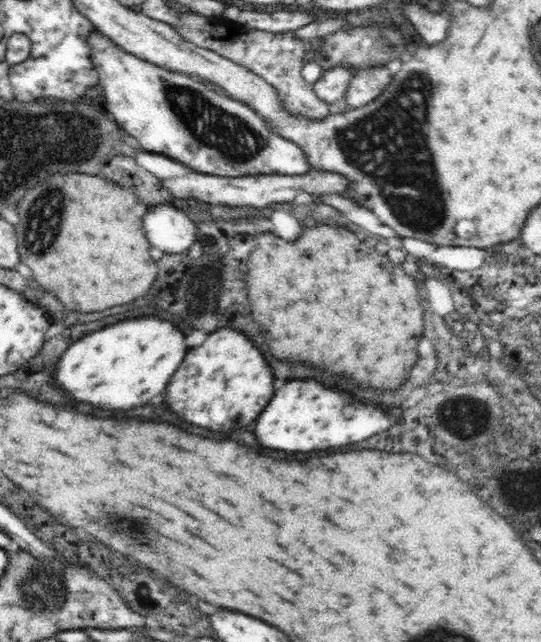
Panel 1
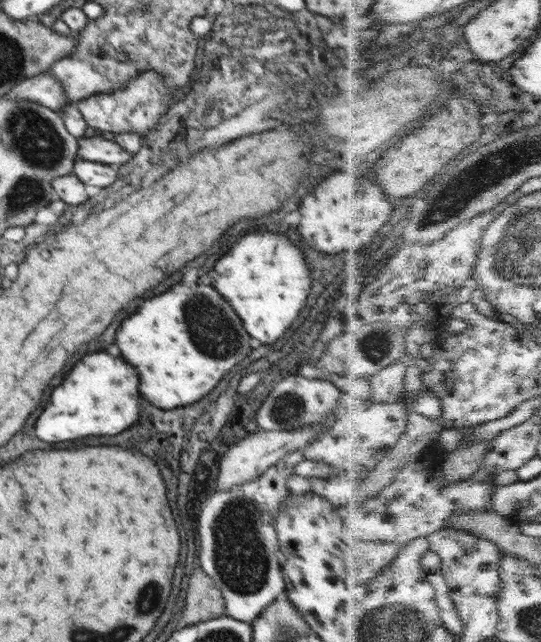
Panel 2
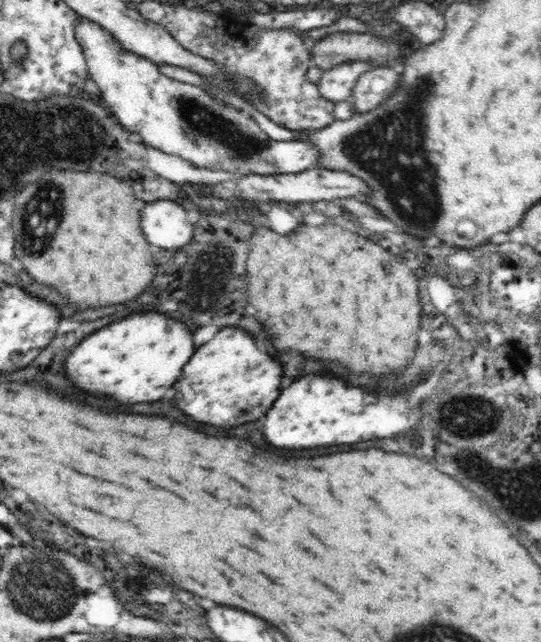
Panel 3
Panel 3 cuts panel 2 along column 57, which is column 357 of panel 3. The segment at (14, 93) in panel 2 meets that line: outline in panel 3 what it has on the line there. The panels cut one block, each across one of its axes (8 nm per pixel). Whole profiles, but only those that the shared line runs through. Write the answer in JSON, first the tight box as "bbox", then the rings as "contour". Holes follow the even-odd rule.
{"bbox":[349,65,400,113],"contour":[[[375,65],[361,74],[349,100],[354,111],[363,113],[376,108],[394,92],[399,78],[400,74],[386,65]]]}

